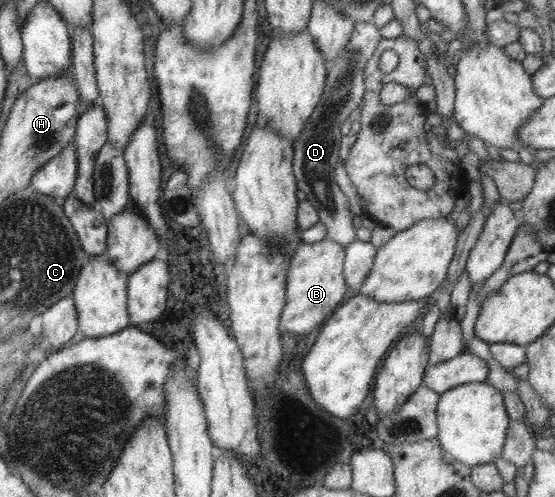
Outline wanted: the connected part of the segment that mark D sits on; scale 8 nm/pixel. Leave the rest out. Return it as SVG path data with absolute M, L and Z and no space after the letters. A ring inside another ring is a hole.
M357 22L350 40L344 50L338 53L336 60L328 69L321 100L315 105L309 116L303 133L296 139L294 147L294 176L298 189L305 192L307 200L317 209L320 223L328 229L328 237L339 243L345 250L356 240L353 223L354 214L350 211L347 195L335 183L335 163L340 157L340 143L346 132L346 121L349 115L361 107L364 100L365 66L373 57L376 47L383 39L374 22Z

